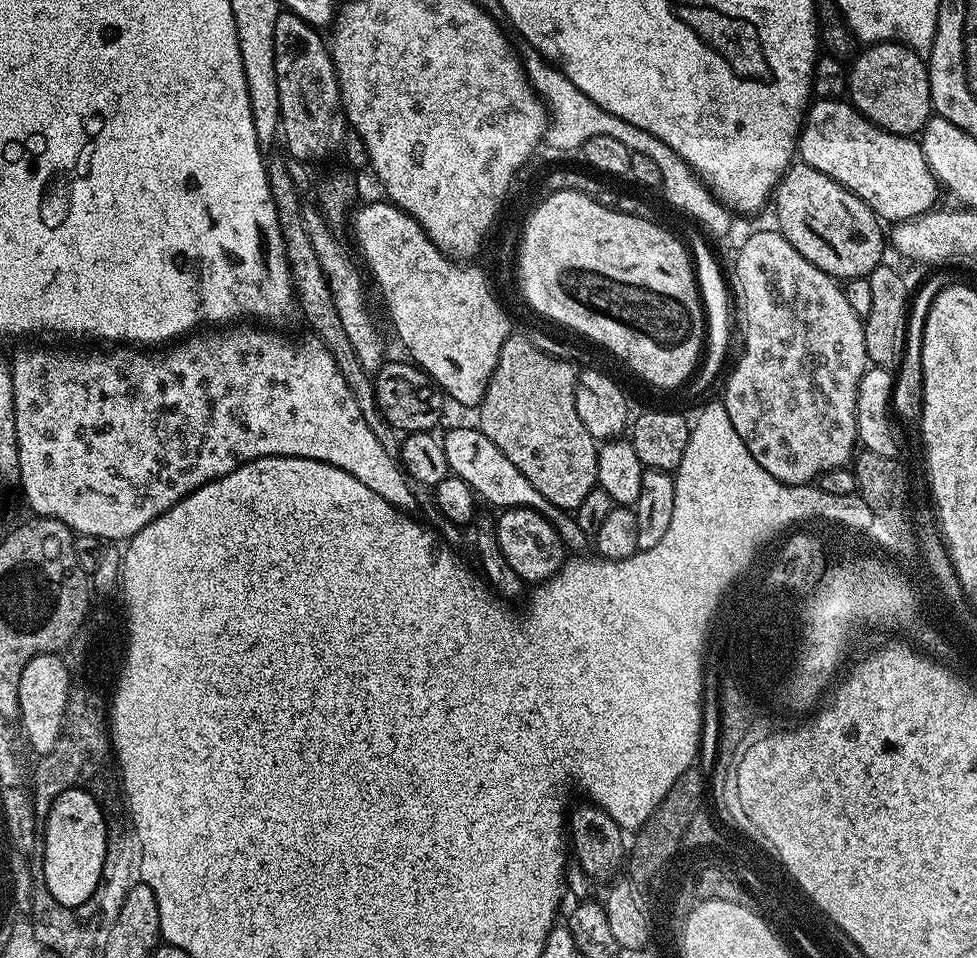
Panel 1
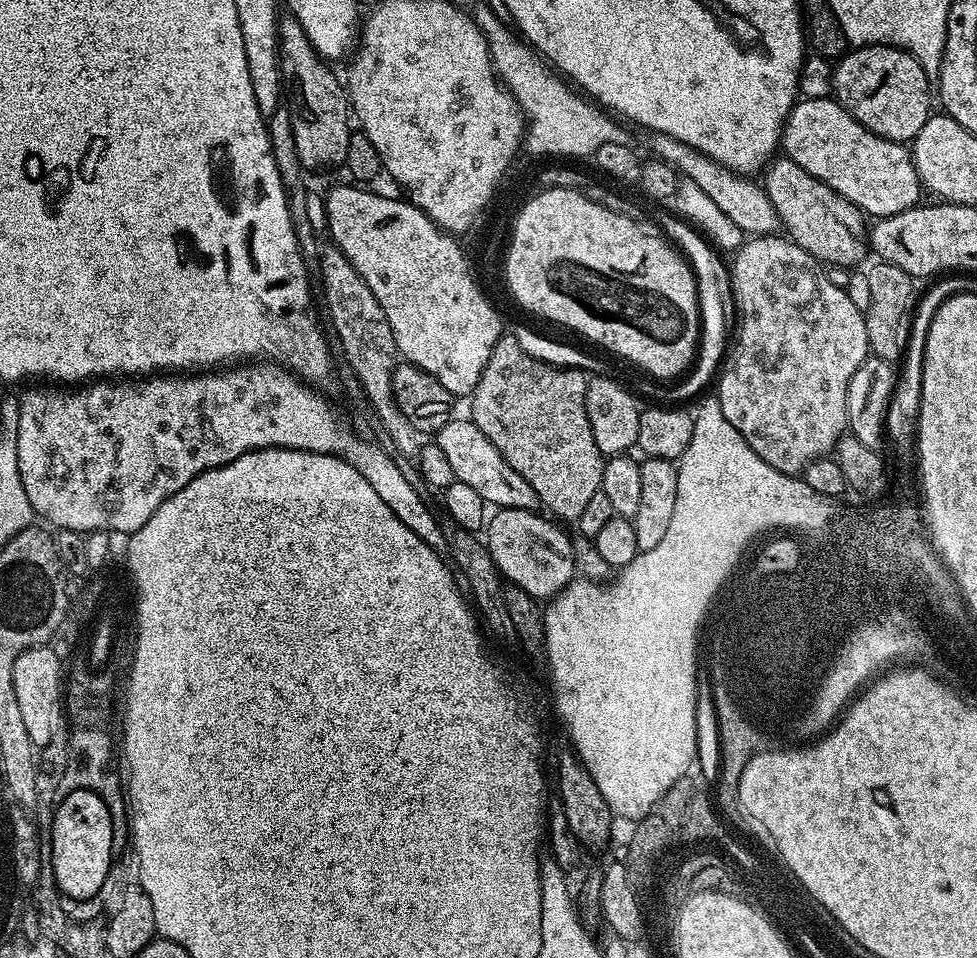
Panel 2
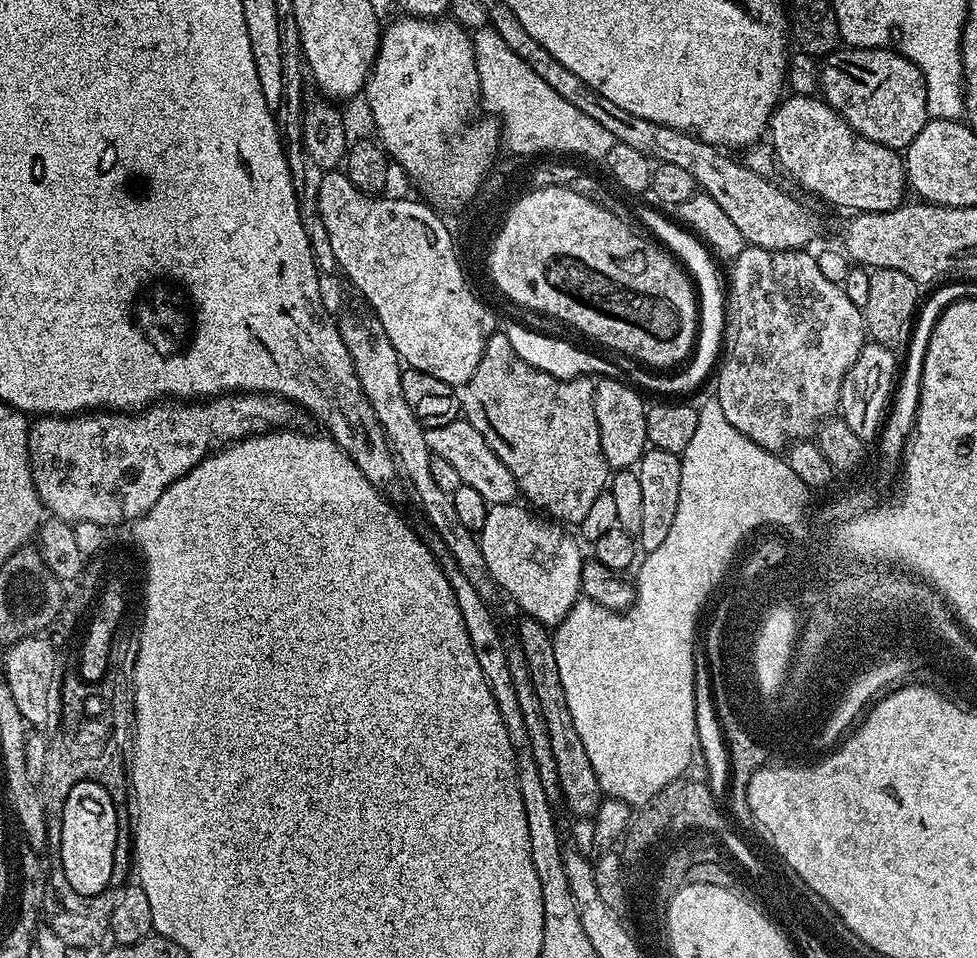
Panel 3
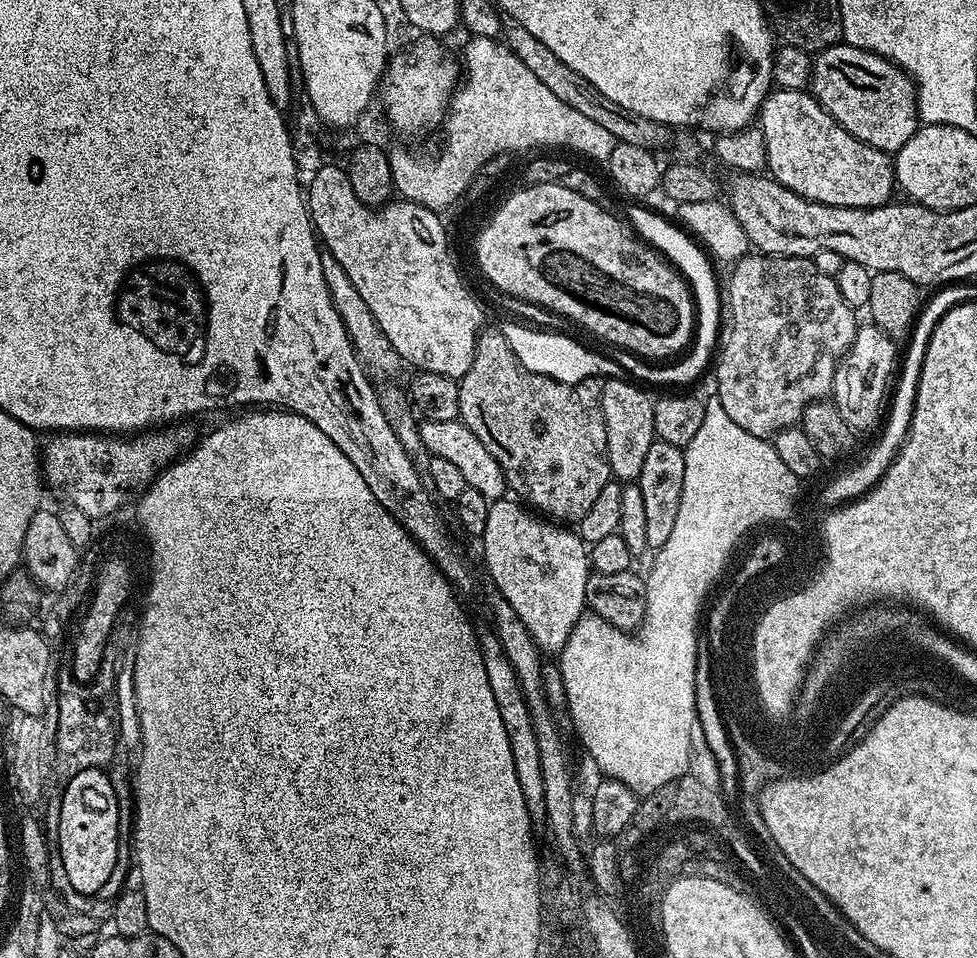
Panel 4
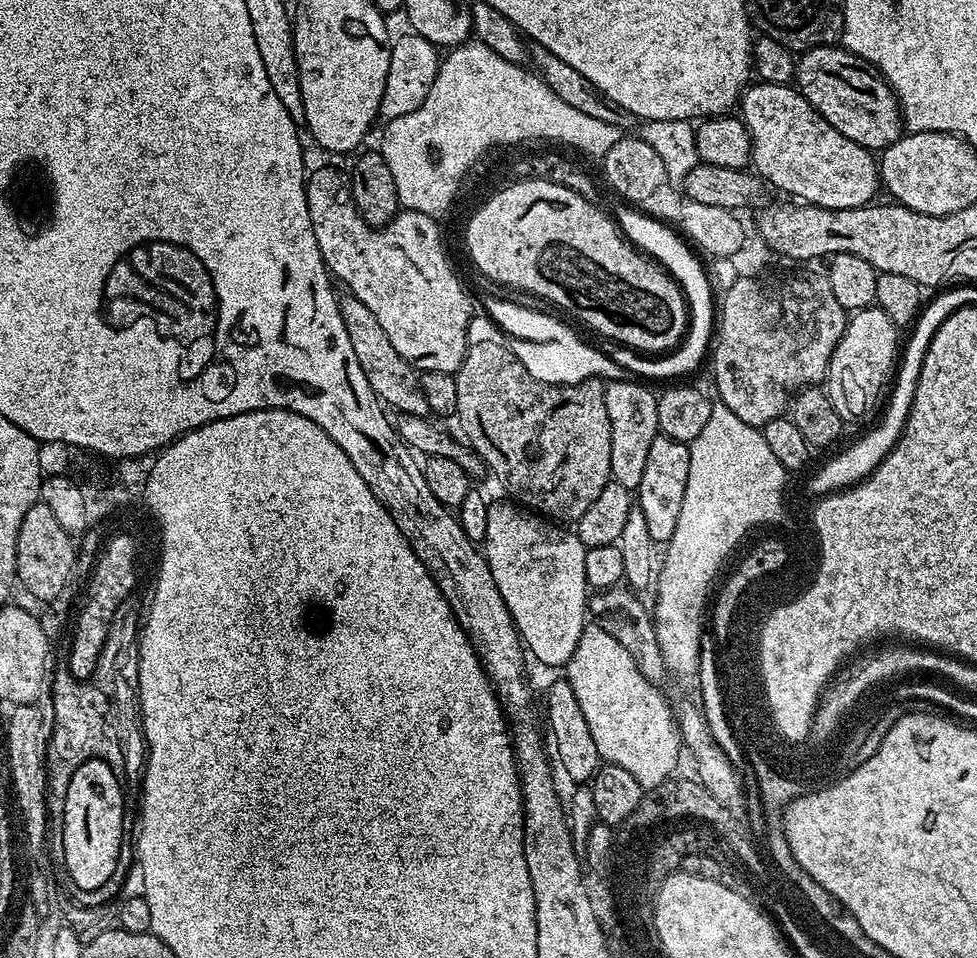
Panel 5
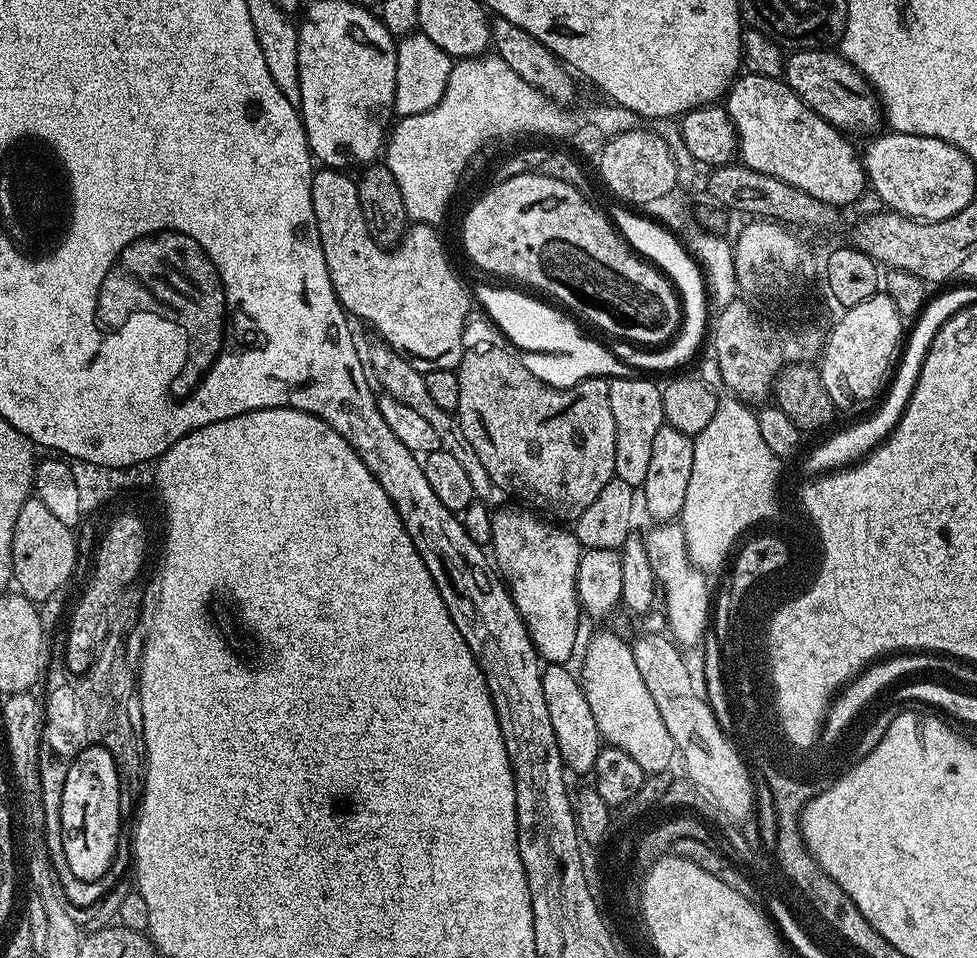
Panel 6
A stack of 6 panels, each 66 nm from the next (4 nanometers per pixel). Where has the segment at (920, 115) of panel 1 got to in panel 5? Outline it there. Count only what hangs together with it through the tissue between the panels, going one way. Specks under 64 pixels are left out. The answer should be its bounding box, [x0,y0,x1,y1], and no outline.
[794,44,905,150]

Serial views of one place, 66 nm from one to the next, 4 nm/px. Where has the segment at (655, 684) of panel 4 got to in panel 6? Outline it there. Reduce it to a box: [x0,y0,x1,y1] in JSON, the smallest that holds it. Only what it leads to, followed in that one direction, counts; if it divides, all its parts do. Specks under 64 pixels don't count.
[582,394,779,774]

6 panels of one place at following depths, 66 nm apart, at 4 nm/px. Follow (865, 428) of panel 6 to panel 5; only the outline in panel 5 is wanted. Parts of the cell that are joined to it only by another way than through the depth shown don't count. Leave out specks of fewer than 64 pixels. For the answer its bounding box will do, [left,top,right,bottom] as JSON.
[806,328,928,497]

